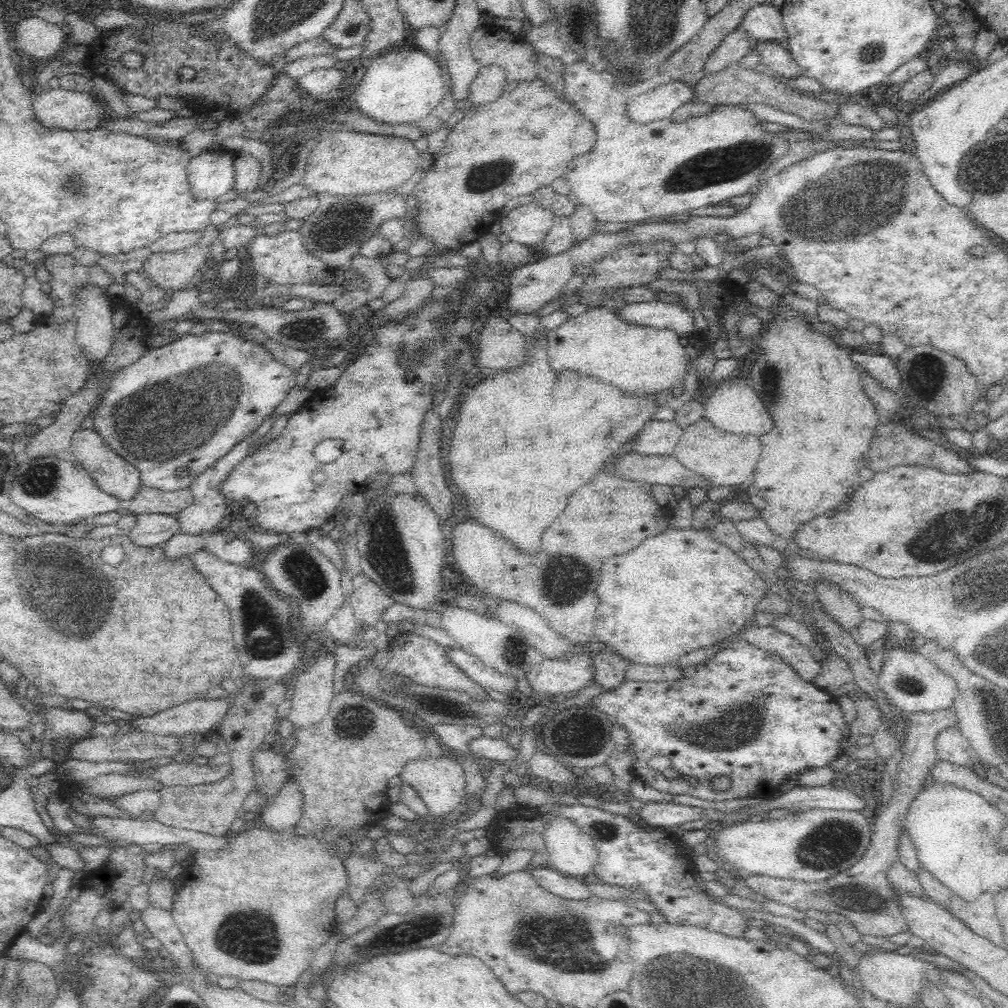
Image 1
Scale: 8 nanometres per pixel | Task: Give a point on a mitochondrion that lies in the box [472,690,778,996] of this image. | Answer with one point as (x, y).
(550, 938)

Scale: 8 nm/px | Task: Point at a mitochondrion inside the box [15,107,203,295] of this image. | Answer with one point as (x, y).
(75, 182)

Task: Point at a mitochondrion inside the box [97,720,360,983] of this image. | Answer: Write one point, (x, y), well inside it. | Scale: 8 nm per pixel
(243, 936)

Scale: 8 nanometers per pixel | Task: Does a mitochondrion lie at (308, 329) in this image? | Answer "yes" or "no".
yes

